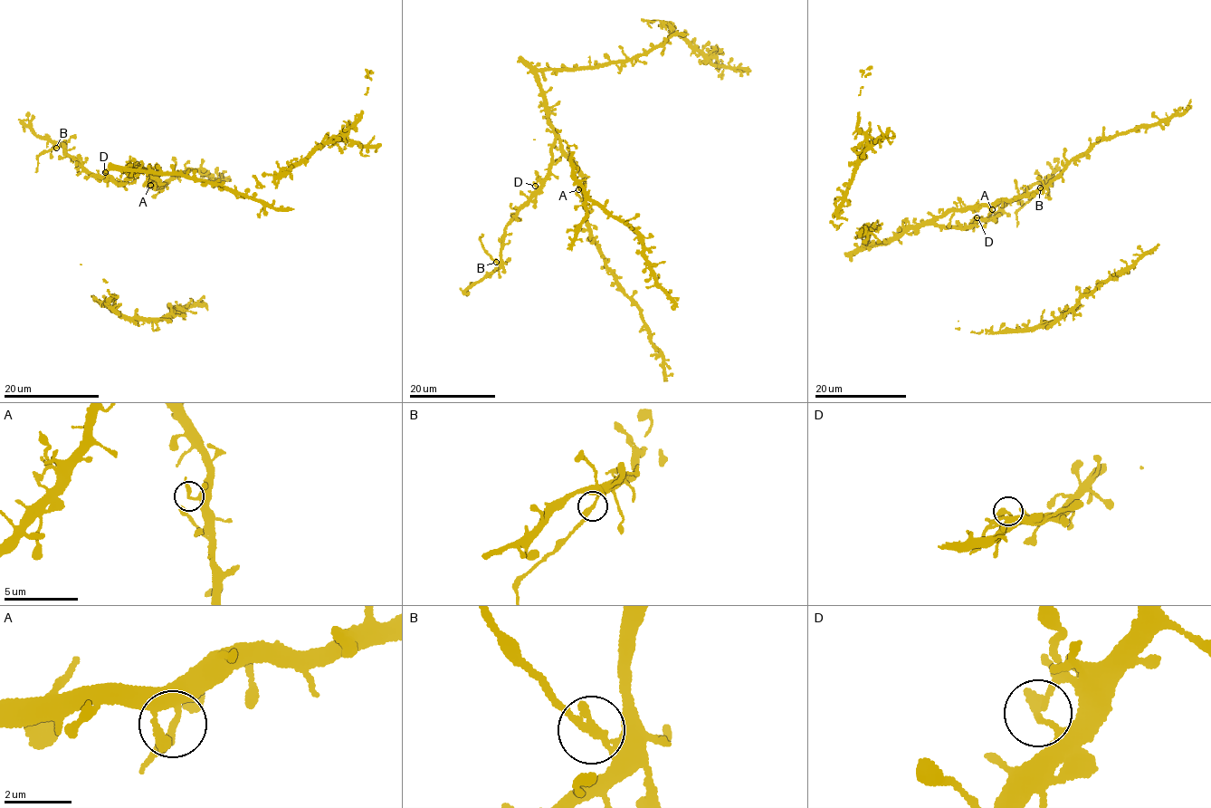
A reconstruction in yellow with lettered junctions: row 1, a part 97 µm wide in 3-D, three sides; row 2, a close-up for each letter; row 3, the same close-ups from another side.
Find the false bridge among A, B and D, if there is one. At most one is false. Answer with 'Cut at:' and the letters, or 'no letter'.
Cut at: B

